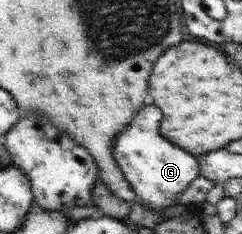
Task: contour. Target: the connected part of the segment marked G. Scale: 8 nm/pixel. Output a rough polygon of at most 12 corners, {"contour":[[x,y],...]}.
{"contour":[[148,104],[112,144],[137,200],[176,205],[197,156],[158,134]]}

